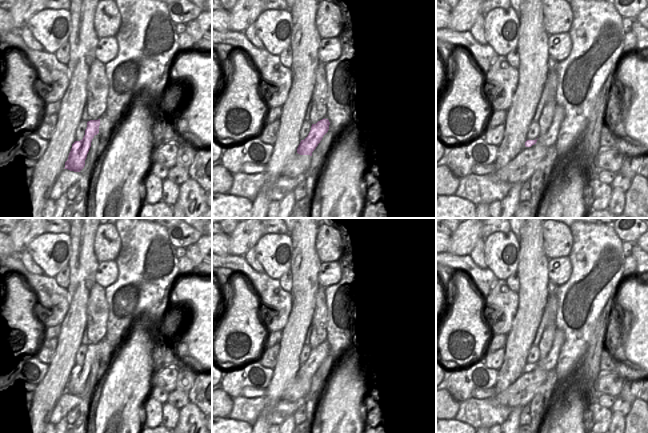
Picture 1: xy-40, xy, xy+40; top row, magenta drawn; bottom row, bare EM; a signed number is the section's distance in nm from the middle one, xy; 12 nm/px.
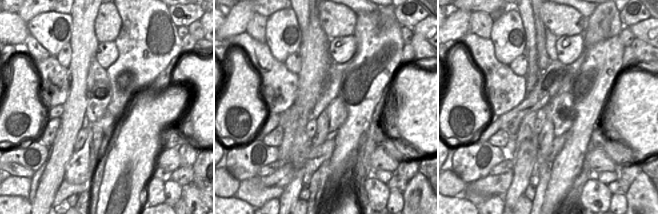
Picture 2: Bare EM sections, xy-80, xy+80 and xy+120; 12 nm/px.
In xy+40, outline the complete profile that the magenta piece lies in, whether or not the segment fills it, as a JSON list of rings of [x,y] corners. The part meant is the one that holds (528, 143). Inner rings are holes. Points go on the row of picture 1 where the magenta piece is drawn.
[[[557,105],[555,106],[555,111],[553,113],[552,124],[548,132],[544,135],[540,135],[536,140],[527,140],[525,142],[526,147],[531,147],[532,145],[538,143],[546,147],[552,147],[556,144],[557,136],[559,134],[561,122],[564,120],[564,108]]]

